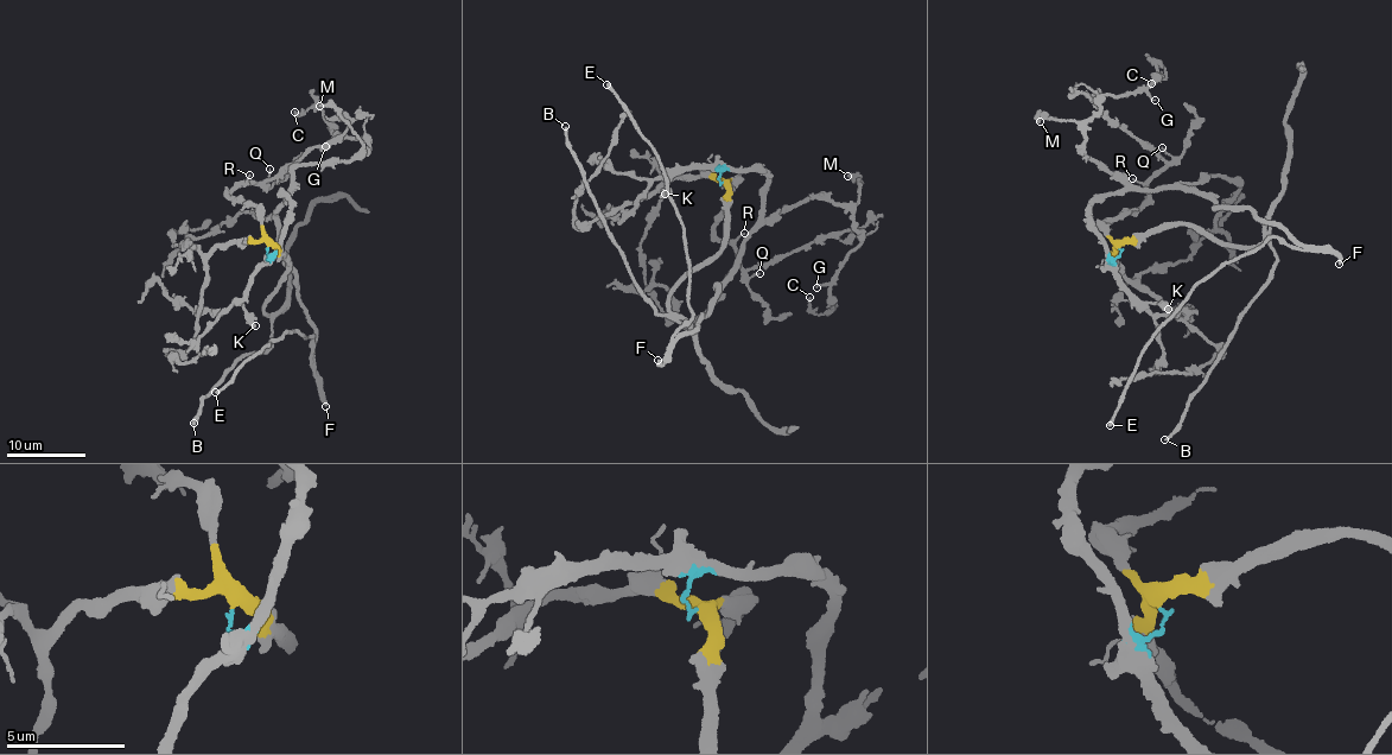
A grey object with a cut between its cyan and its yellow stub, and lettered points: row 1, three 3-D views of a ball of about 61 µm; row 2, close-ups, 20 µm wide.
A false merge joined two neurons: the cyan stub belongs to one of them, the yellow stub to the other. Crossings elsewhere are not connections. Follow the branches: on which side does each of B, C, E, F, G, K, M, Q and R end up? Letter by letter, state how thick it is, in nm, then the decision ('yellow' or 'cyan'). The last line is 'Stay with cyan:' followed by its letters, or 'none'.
B: calibre 280 nm; yellow
C: calibre 160 nm; cyan
E: calibre 300 nm; cyan
F: calibre 300 nm; cyan
G: calibre 110 nm; cyan
K: calibre 300 nm; cyan
M: calibre 300 nm; cyan
Q: calibre 120 nm; yellow
R: calibre 110 nm; yellow
Stay with cyan: C, E, F, G, K, M

